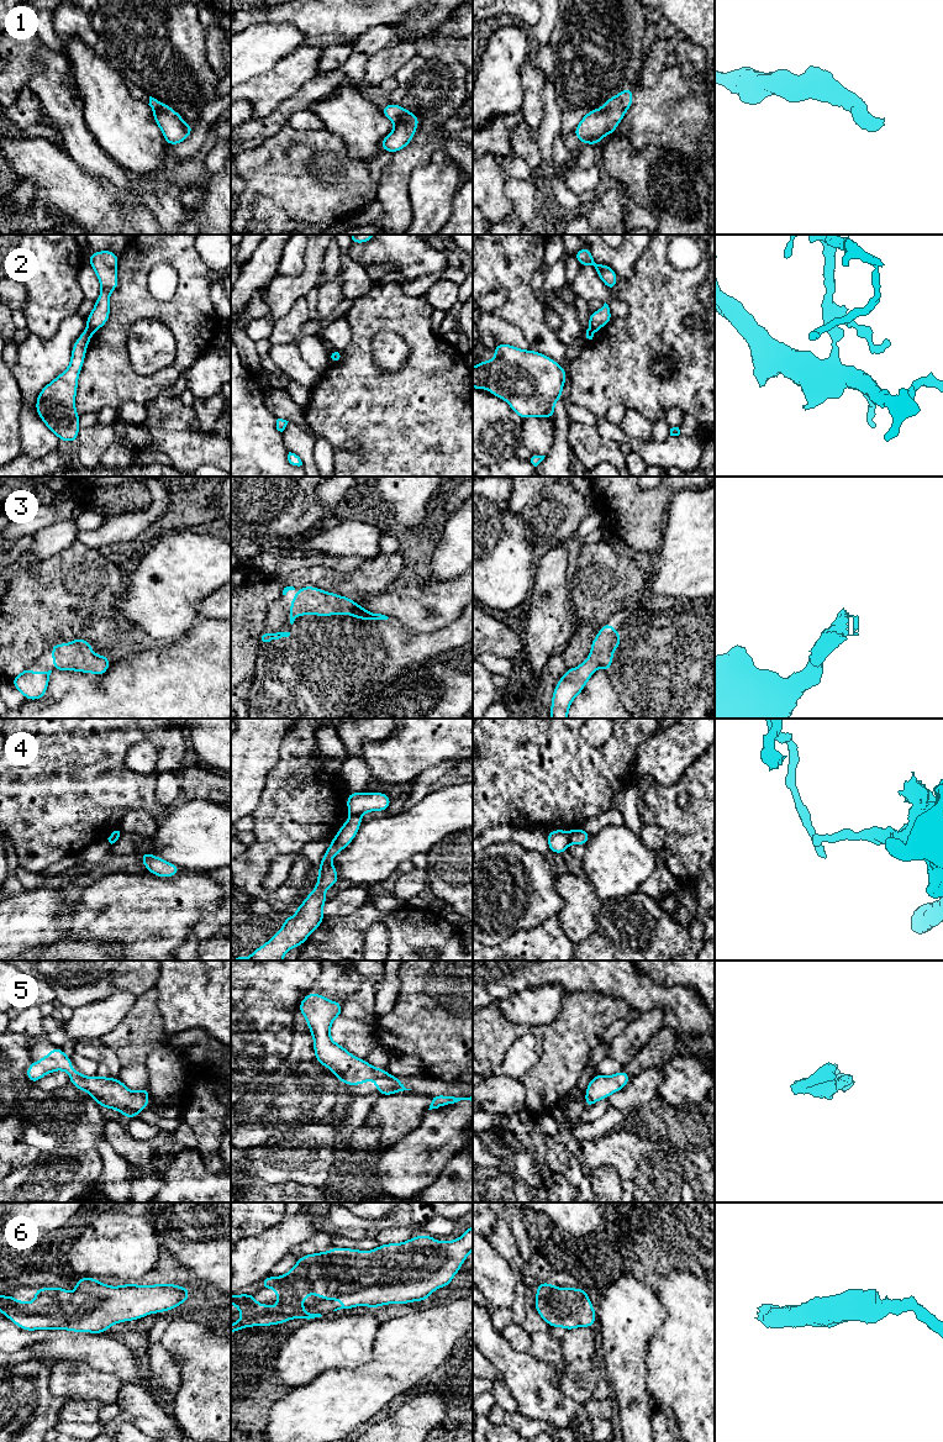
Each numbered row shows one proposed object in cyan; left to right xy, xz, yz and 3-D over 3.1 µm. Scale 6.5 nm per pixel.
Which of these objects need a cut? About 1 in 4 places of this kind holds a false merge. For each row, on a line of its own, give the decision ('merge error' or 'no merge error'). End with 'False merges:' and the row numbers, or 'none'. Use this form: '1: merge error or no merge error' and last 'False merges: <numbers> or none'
1: no merge error
2: merge error
3: no merge error
4: merge error
5: no merge error
6: no merge error
False merges: 2, 4

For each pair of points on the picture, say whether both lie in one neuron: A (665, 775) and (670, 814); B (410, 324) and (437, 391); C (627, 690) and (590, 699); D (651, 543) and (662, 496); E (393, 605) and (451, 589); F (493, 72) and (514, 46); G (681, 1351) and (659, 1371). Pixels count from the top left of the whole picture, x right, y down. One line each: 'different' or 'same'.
A: different
B: same
C: different
D: same
E: same
F: same
G: same

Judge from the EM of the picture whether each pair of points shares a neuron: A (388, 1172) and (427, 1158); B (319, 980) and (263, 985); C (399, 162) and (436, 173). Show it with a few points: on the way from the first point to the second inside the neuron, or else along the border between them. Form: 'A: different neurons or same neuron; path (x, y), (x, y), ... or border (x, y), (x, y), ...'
A: same neuron; path (398, 1172), (401, 1172), (417, 1159)
B: different neurons; border (316, 973), (307, 991)
C: different neurons; border (431, 162), (417, 166), (411, 172), (409, 195)

